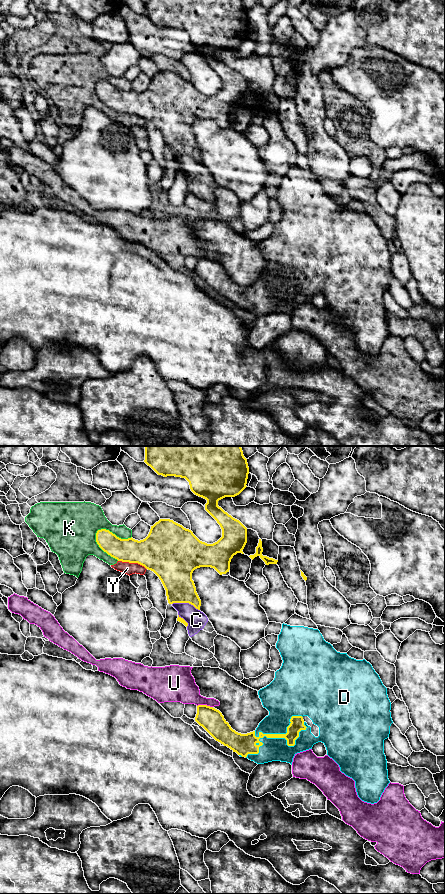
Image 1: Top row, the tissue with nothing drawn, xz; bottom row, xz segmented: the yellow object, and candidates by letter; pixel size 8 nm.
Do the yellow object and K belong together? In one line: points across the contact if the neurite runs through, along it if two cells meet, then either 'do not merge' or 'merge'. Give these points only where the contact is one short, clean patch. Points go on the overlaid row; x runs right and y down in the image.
do not merge

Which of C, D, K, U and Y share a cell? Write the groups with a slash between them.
C K Y / D / U

